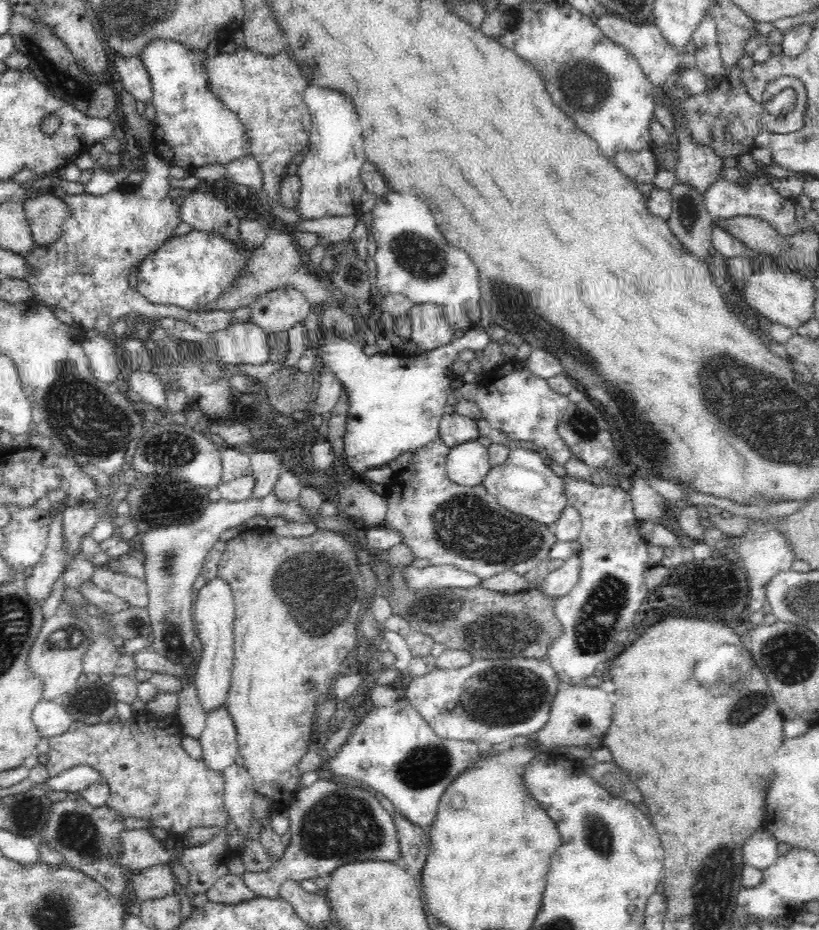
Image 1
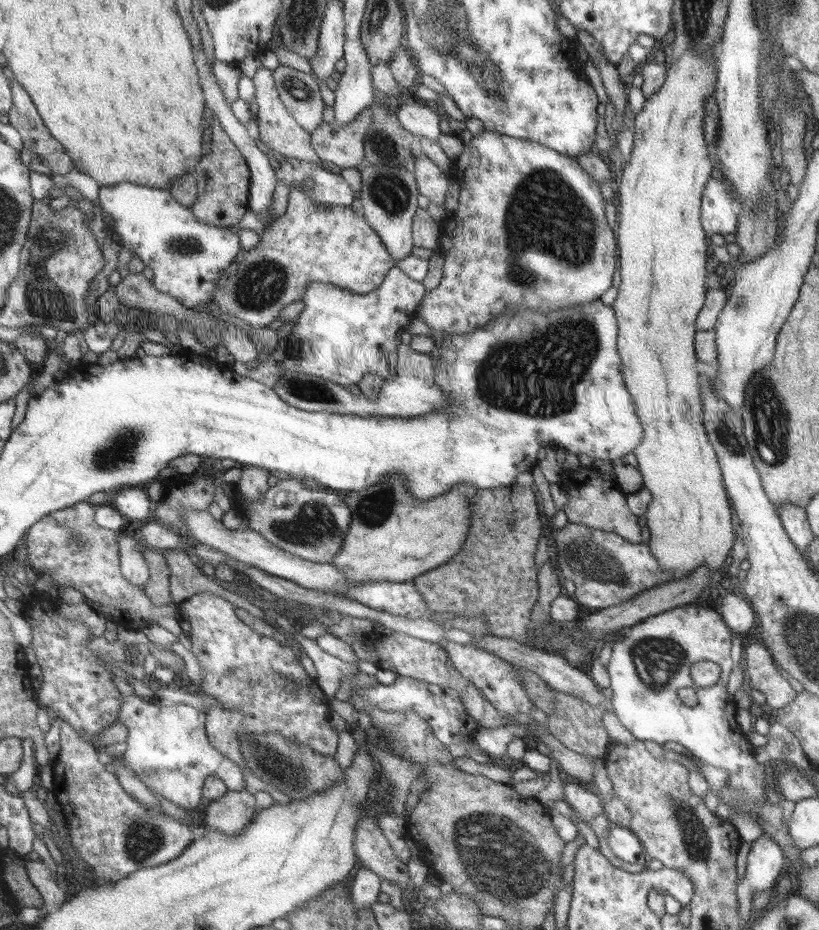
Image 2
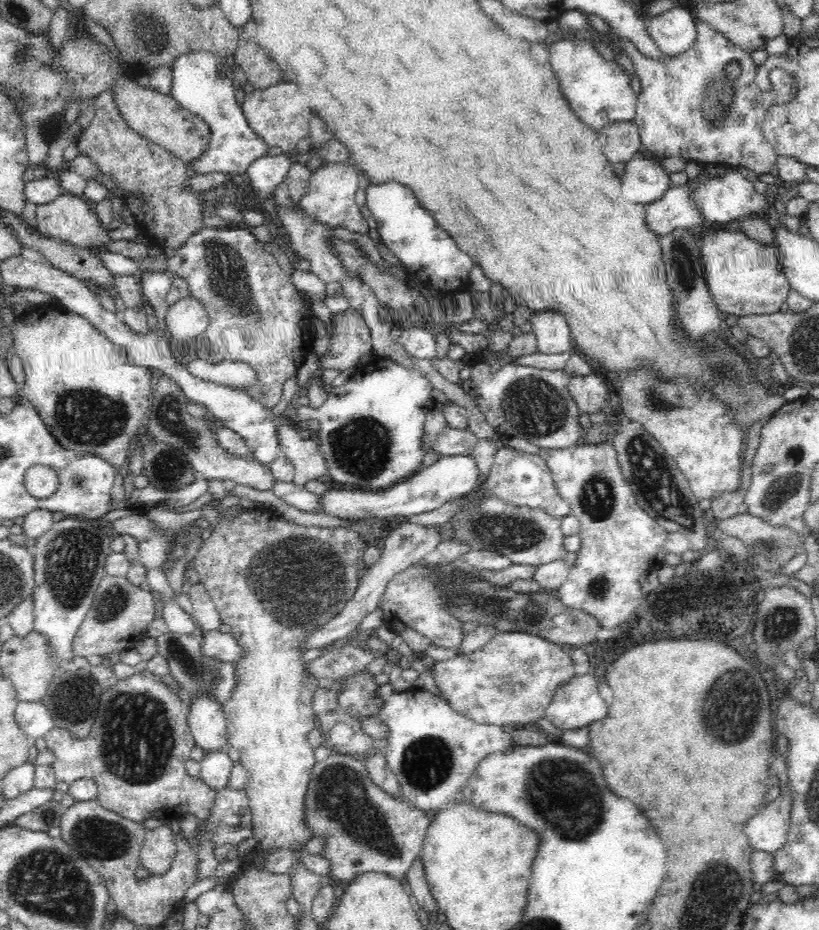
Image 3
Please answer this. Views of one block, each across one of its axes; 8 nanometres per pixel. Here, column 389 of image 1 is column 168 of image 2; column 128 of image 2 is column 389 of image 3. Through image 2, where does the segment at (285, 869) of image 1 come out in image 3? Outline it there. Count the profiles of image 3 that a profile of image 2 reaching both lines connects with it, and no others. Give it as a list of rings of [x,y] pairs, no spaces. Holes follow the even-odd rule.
[[[331,752],[330,756],[326,757],[323,761],[316,762],[311,774],[311,779],[309,782],[309,787],[306,793],[306,825],[312,828],[314,831],[314,838],[322,838],[324,840],[324,856],[328,861],[330,861],[330,880],[352,882],[356,878],[360,877],[364,873],[368,872],[378,872],[384,873],[390,876],[394,880],[405,883],[405,877],[408,870],[412,867],[414,863],[422,853],[424,848],[424,840],[427,835],[427,828],[431,824],[432,812],[424,812],[423,809],[415,808],[410,805],[404,796],[398,796],[394,798],[391,794],[388,794],[386,790],[382,789],[371,779],[369,772],[367,771],[365,765],[365,759],[358,756],[354,757],[350,754],[340,754],[336,752]]]

